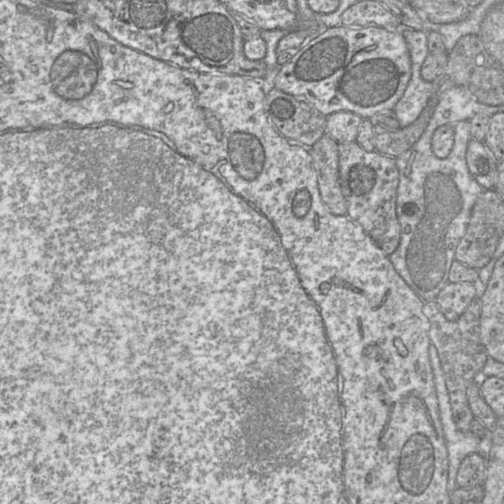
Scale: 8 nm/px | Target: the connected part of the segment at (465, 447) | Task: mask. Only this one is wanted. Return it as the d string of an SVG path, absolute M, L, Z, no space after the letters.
M430 343L429 346L429 358L437 393L440 421L448 452L449 468L447 490L451 493L458 488L456 482L457 472L460 463L466 456L472 453L481 453L486 459L487 465L489 432L488 437L481 439L471 431L461 432L456 428L456 424L452 417L445 376L437 350L432 343Z

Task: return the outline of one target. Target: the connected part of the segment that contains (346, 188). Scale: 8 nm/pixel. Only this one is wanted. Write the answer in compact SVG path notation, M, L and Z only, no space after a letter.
M356 141L338 143L338 152L340 185L347 203L347 216L389 256L400 242L400 224L396 213L399 184L396 160L377 151L365 151Z

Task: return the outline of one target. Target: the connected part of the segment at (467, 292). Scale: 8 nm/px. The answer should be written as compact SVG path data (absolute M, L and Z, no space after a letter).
M448 283L435 300L447 320L454 321L465 311L472 299L482 296L482 287L477 283Z

